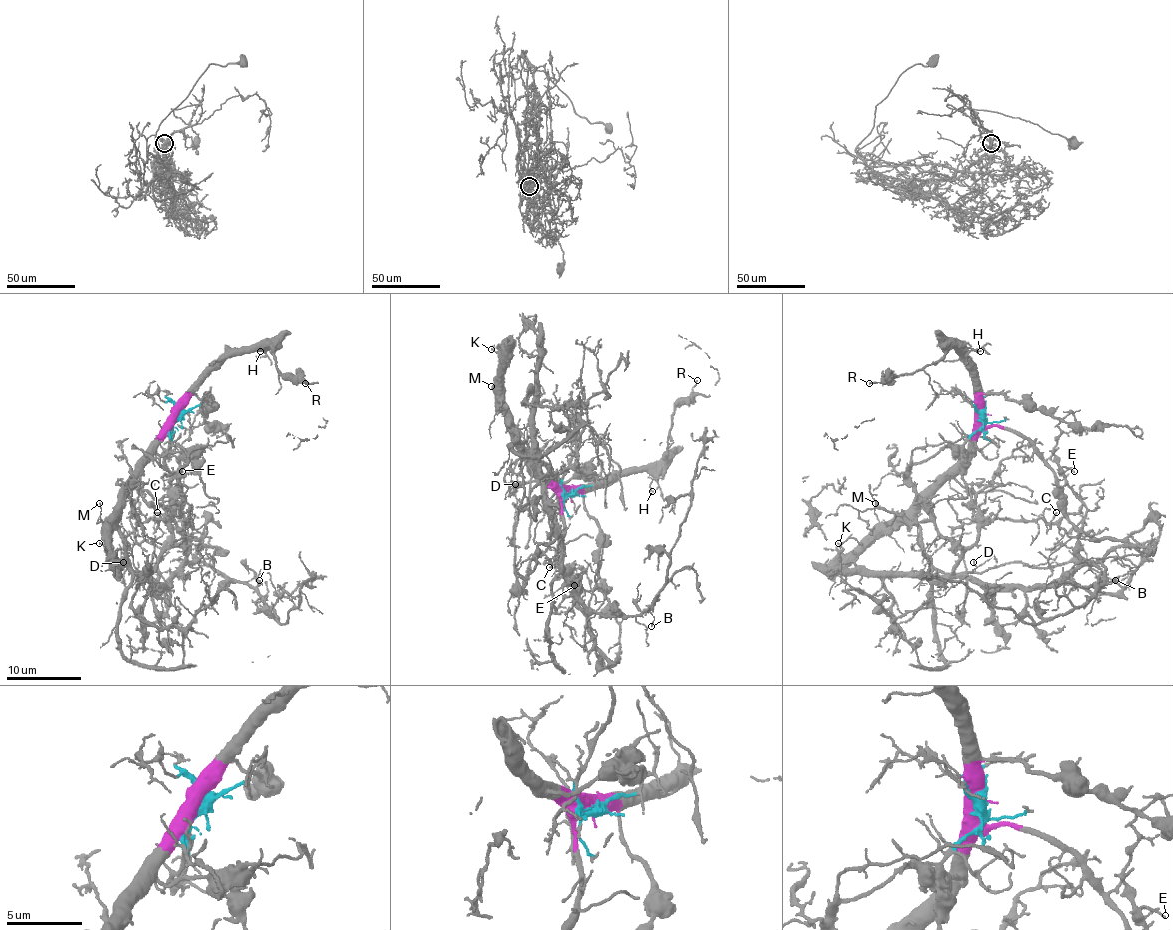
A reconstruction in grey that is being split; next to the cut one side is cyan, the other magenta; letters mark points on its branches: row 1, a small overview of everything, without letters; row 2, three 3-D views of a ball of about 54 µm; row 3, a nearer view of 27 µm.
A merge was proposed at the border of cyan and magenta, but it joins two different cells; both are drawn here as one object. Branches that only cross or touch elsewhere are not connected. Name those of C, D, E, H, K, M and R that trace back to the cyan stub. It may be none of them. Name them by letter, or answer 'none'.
C, E

